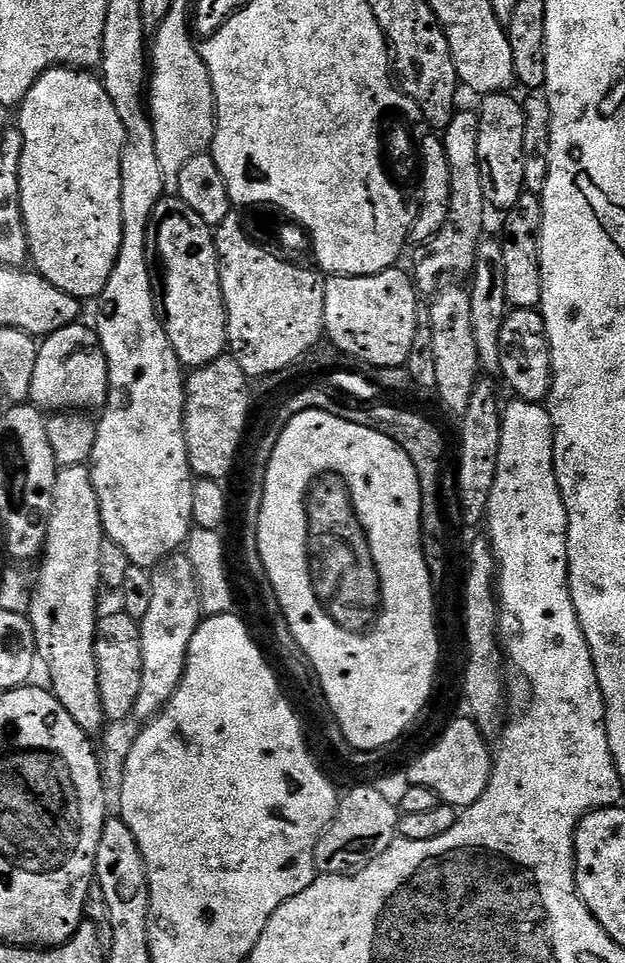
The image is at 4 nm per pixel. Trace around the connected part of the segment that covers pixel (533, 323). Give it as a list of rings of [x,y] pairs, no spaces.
[[[518,308],[509,311],[502,326],[500,339],[499,375],[513,388],[521,400],[544,402],[552,390],[552,355],[546,334],[546,322],[534,308]]]

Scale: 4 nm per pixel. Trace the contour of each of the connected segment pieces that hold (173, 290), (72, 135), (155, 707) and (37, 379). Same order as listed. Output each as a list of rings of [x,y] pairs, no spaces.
[[[165,198],[158,202],[152,215],[154,229],[154,256],[160,259],[158,272],[164,275],[162,292],[162,319],[170,338],[170,346],[185,369],[195,370],[225,355],[228,348],[228,312],[224,309],[224,295],[220,285],[220,262],[216,258],[216,237],[213,229],[186,202]]]
[[[57,66],[47,68],[30,86],[26,98],[20,103],[18,115],[20,124],[18,130],[24,139],[22,150],[20,178],[21,178],[21,206],[24,215],[26,234],[29,238],[29,250],[31,252],[31,263],[35,271],[45,276],[58,290],[76,297],[81,302],[99,297],[104,291],[106,282],[116,265],[118,250],[122,246],[122,150],[126,143],[126,130],[122,126],[122,118],[118,118],[118,110],[114,108],[114,102],[110,100],[110,94],[104,89],[103,79],[99,75],[88,70],[81,70],[71,66]]]
[[[170,555],[151,569],[151,573],[154,591],[150,611],[138,621],[142,638],[142,690],[138,692],[134,716],[140,722],[159,716],[174,698],[186,670],[190,638],[194,638],[202,619],[198,578],[188,555]]]
[[[77,322],[43,337],[34,369],[31,403],[49,413],[103,409],[108,402],[108,363],[100,338],[84,322]]]

